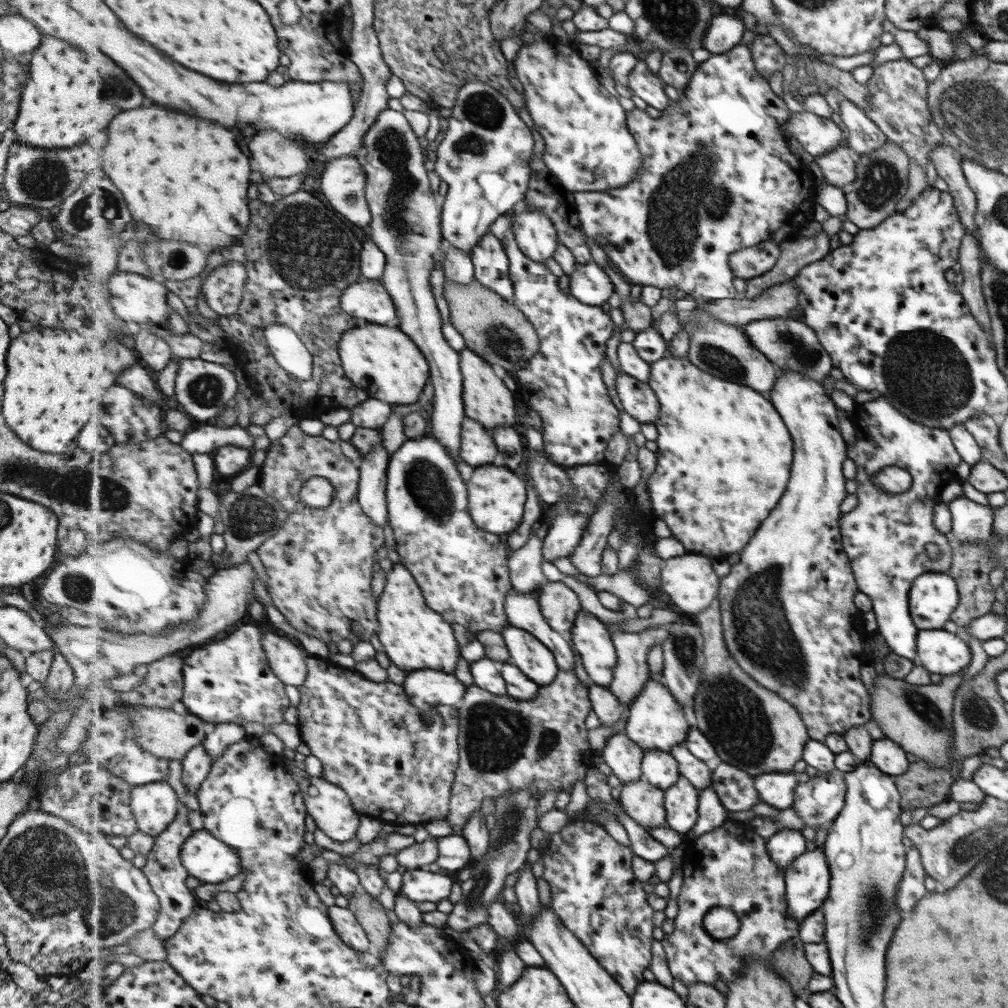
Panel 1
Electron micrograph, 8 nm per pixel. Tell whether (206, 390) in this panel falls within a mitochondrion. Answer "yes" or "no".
yes

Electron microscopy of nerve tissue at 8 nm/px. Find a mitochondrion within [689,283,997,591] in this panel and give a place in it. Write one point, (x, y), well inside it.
(927, 375)

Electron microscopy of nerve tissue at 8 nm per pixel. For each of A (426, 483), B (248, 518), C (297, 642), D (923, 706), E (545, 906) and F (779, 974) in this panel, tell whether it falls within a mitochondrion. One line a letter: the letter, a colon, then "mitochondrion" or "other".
A: mitochondrion
B: mitochondrion
C: other
D: mitochondrion
E: other
F: other

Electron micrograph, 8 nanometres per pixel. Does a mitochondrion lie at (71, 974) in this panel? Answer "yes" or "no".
no

